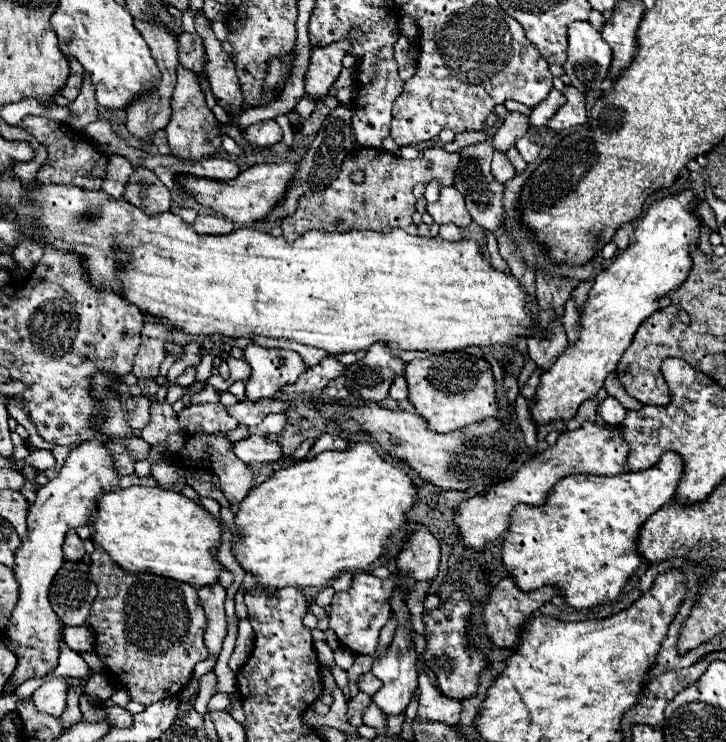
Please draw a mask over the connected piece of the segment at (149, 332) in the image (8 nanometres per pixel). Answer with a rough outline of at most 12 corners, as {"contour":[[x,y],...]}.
{"contour":[[147,322],[133,374],[157,378],[163,362],[163,324]]}

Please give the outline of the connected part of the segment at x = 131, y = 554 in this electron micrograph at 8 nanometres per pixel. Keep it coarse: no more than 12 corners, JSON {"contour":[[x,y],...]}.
{"contour":[[175,490],[97,500],[93,540],[127,572],[219,582],[223,524]]}

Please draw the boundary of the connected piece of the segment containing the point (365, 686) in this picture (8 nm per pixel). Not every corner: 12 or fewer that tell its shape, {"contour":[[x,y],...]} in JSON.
{"contour":[[371,672],[359,678],[359,688],[367,694],[375,694],[381,688]]}

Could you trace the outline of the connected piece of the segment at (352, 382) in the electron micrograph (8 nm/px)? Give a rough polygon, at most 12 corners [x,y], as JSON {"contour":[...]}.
{"contour":[[375,344],[323,390],[323,398],[377,402],[407,364]]}

